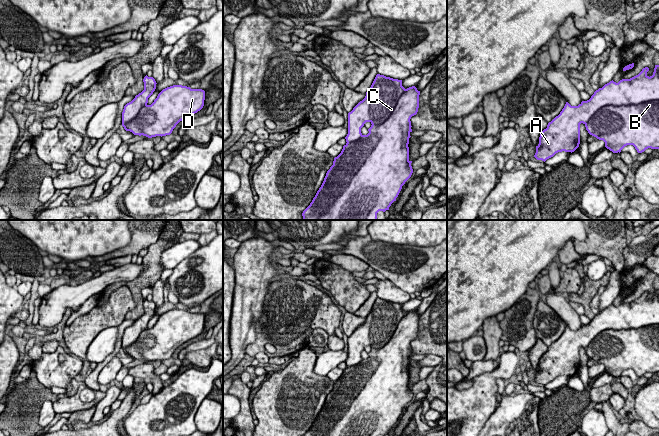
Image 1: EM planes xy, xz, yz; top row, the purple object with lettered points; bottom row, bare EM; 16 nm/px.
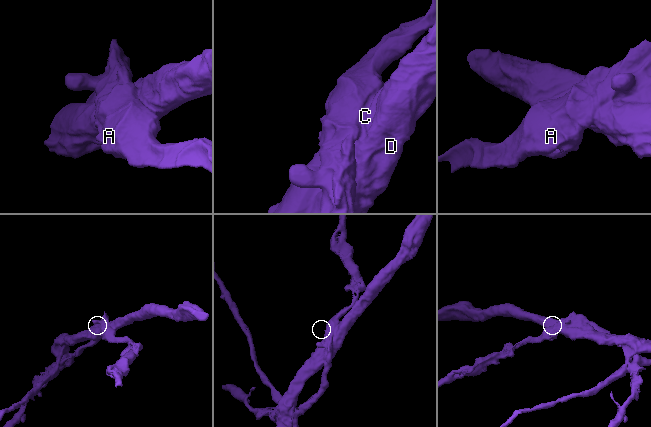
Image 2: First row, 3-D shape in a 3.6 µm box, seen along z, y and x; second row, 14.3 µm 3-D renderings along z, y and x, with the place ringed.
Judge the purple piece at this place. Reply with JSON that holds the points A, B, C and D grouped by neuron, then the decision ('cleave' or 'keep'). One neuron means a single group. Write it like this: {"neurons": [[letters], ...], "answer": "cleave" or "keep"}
{"neurons": [["A", "C"], ["B", "D"]], "answer": "cleave"}

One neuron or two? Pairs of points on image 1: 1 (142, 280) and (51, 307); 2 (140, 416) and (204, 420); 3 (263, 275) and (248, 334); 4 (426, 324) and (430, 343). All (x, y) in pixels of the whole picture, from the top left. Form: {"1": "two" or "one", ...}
{"1": "two", "2": "two", "3": "one", "4": "one"}

